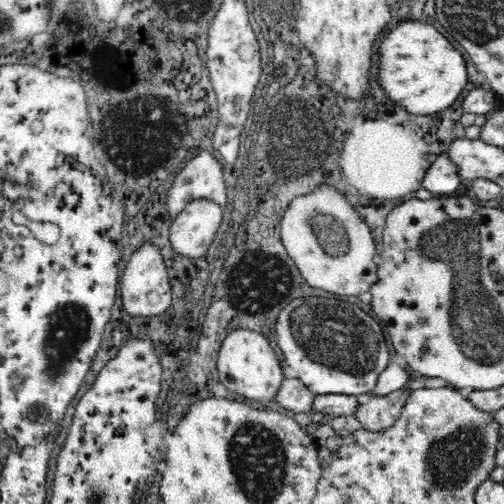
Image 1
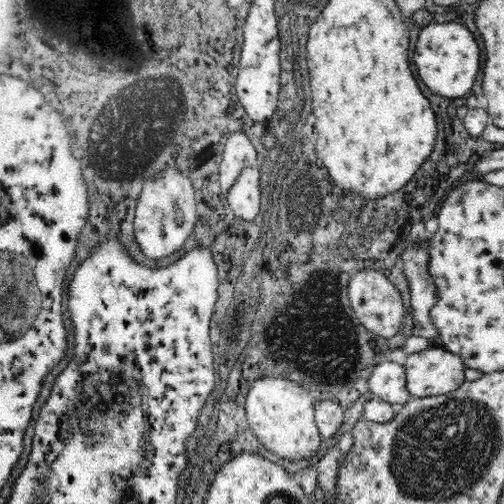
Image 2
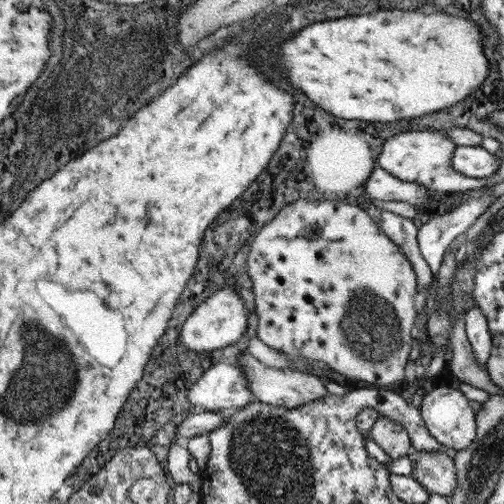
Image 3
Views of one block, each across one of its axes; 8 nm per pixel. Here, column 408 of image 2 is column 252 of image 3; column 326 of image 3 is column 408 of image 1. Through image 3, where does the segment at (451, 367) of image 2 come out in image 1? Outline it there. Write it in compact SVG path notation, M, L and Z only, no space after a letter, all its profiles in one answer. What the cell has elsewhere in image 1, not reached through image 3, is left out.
M406 386L390 394L370 394L360 402L356 418L362 424L362 428L368 432L390 430L400 418L410 394L412 392L408 392Z

